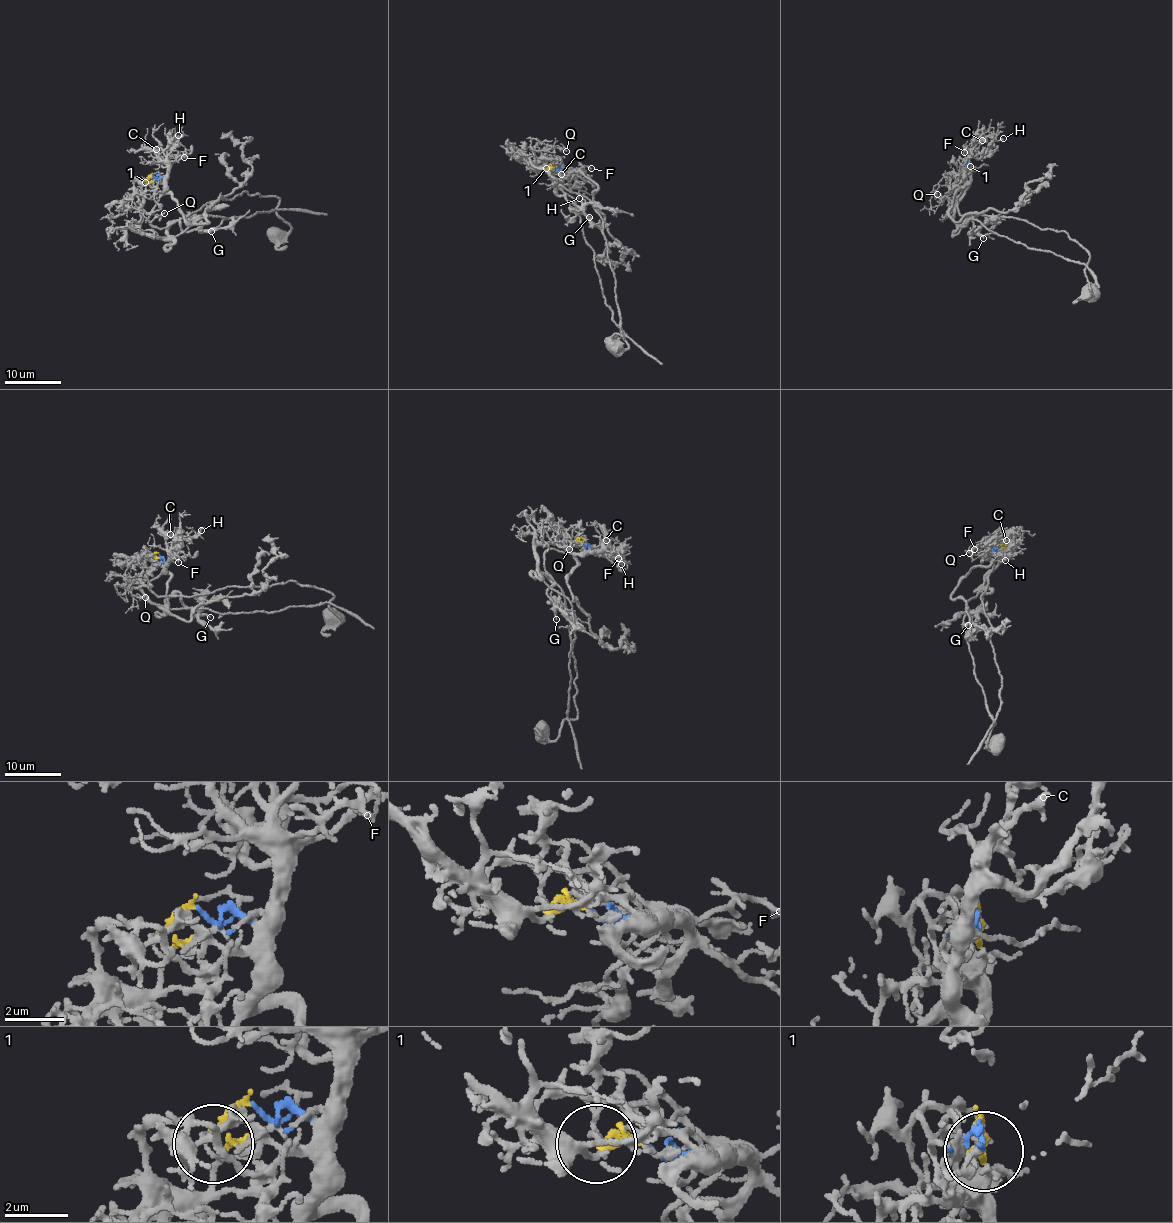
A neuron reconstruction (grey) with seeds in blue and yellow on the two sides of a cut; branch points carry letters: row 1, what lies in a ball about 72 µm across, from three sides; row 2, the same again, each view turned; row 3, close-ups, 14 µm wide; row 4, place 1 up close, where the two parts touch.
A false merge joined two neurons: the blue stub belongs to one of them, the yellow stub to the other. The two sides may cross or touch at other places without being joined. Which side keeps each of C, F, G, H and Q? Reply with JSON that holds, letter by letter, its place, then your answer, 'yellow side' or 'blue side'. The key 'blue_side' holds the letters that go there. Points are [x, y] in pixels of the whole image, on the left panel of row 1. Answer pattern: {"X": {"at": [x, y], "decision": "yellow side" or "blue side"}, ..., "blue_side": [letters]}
{"C": {"at": [156, 149], "decision": "blue side"}, "F": {"at": [184, 157], "decision": "blue side"}, "G": {"at": [211, 231], "decision": "yellow side"}, "H": {"at": [178, 135], "decision": "blue side"}, "Q": {"at": [164, 213], "decision": "yellow side"}, "blue_side": ["C", "F", "H"]}

